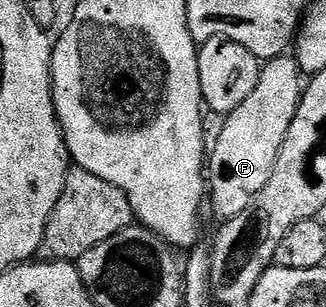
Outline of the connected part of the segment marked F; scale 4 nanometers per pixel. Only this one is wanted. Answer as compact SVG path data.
M295 58L270 59L261 66L254 93L223 120L224 128L216 144L213 147L211 144L206 159L206 199L210 207L212 203L212 211L220 221L238 217L262 193L266 181L270 181L274 161L278 161L278 149L282 149L290 121L298 113L301 94L302 72Z

